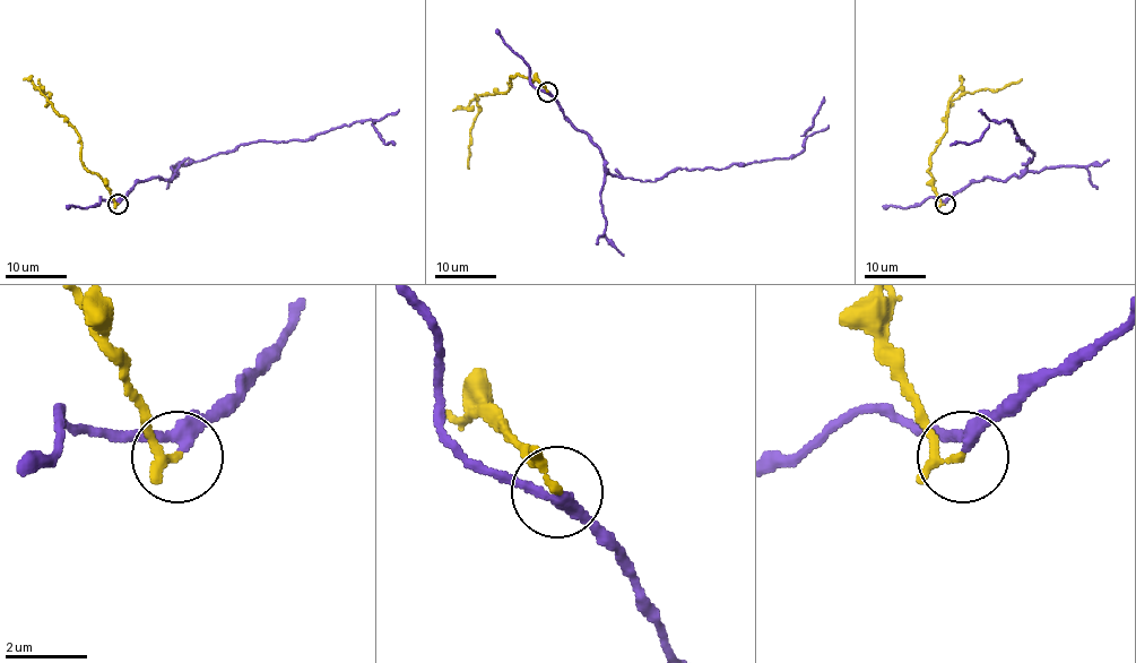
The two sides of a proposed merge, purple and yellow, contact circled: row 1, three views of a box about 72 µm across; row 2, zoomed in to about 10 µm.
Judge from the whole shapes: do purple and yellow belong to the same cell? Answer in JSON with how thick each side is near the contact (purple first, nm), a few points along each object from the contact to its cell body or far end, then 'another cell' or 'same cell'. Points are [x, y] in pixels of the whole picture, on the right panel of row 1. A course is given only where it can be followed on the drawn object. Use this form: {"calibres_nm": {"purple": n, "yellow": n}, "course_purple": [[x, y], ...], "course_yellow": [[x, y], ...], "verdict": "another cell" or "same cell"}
{"calibres_nm": {"purple": 260, "yellow": 140}, "course_purple": [[944, 204], [983, 178], [1019, 175], [1034, 155], [1017, 139], [1012, 121], [990, 121], [978, 139], [951, 146]], "course_yellow": [[944, 204], [928, 170], [930, 153], [946, 129], [947, 104], [968, 92], [998, 91], [1022, 78]], "verdict": "another cell"}

